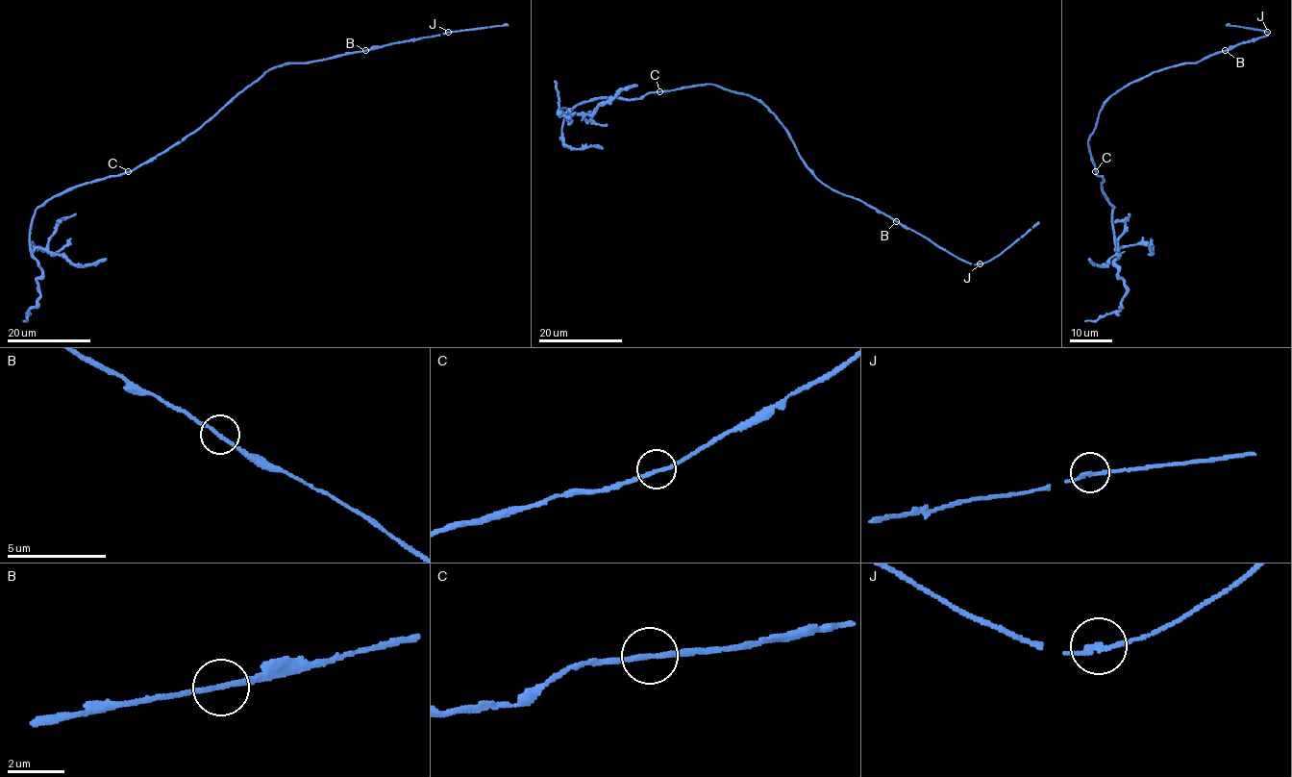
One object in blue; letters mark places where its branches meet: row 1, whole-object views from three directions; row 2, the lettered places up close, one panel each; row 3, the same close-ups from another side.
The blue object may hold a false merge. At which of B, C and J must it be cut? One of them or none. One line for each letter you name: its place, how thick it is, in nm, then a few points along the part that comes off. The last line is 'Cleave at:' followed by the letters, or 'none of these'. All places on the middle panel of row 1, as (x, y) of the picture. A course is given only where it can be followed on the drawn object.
Cleave at: none of these

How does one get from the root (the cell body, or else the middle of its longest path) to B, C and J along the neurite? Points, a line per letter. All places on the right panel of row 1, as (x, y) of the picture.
B: (1102, 107), (1119, 90), (1153, 72), (1196, 62), (1225, 50)
C: (1102, 107), (1088, 139), (1096, 171)
J: (1102, 107), (1119, 90), (1153, 72), (1196, 62), (1235, 45), (1264, 37), (1268, 32)

